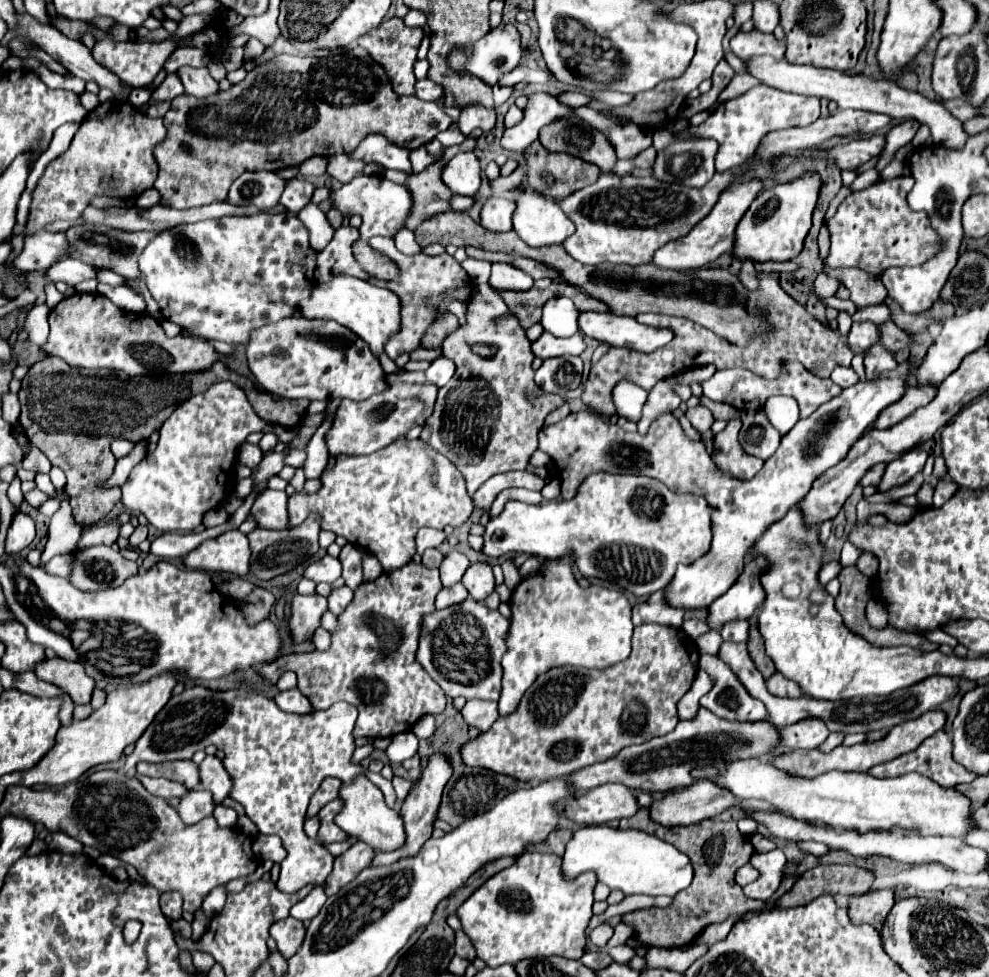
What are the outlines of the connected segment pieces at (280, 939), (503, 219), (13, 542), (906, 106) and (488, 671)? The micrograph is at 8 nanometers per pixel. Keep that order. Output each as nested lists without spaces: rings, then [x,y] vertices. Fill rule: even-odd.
[[[287,917],[283,921],[275,921],[269,929],[271,937],[277,941],[277,949],[285,959],[291,959],[305,939],[305,927],[301,921]]]
[[[489,197],[483,203],[481,215],[479,215],[481,217],[479,223],[485,229],[489,229],[489,231],[505,233],[505,231],[511,231],[513,229],[511,215],[513,215],[513,201],[511,199],[505,199],[505,197]]]
[[[17,513],[9,533],[7,533],[7,543],[5,543],[5,553],[19,553],[25,547],[31,545],[31,541],[35,539],[35,521],[25,515],[25,513]]]
[[[769,55],[763,57],[751,57],[745,61],[747,73],[753,75],[755,79],[759,79],[761,83],[765,83],[767,87],[779,89],[779,91],[787,91],[787,93],[797,93],[797,95],[813,95],[813,97],[825,97],[831,99],[839,105],[839,109],[861,109],[861,111],[877,111],[883,115],[889,115],[891,119],[917,119],[923,125],[927,125],[931,129],[933,141],[937,145],[945,145],[945,147],[961,147],[961,143],[965,143],[965,139],[969,139],[969,135],[963,131],[963,125],[959,119],[953,119],[953,115],[949,115],[949,111],[945,111],[945,107],[937,101],[929,101],[923,95],[915,93],[915,91],[907,91],[901,89],[895,83],[883,81],[883,79],[869,79],[863,75],[845,75],[833,69],[817,69],[813,65],[793,65],[787,63],[785,59],[777,61]]]
[[[465,599],[457,607],[447,607],[445,611],[435,611],[425,617],[417,661],[451,699],[465,697],[497,701],[503,675],[501,657],[507,653],[507,633],[509,621],[499,611],[491,611],[483,603]]]

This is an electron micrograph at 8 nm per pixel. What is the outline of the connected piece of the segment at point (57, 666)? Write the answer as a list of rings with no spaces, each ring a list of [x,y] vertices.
[[[47,659],[39,663],[35,673],[47,681],[61,687],[75,705],[85,705],[91,701],[91,693],[95,689],[95,681],[85,675],[81,663],[65,661],[65,659]]]

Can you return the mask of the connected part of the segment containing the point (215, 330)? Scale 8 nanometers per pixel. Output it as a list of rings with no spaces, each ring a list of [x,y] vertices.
[[[295,215],[223,217],[193,225],[177,225],[159,233],[141,253],[139,271],[165,319],[187,329],[189,335],[235,345],[245,343],[249,331],[265,323],[277,323],[283,317],[295,315],[297,303],[309,297],[317,253],[307,245],[307,229]]]

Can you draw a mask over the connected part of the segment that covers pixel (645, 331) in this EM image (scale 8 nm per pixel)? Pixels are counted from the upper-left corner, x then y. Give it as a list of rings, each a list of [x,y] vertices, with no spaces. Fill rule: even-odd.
[[[583,311],[577,317],[581,333],[613,347],[627,347],[641,353],[651,353],[673,339],[669,329],[655,329],[637,323],[633,317],[613,315],[611,311]]]

